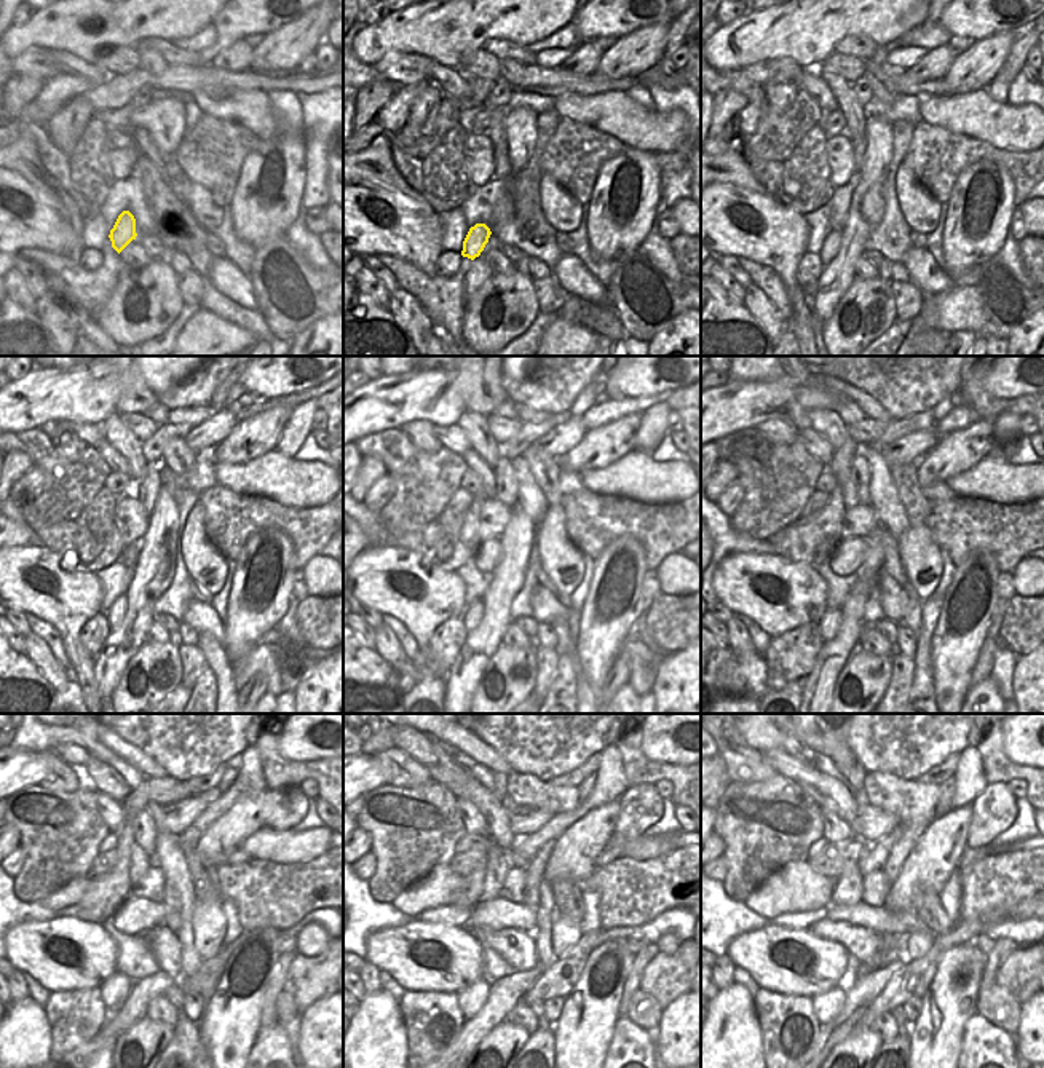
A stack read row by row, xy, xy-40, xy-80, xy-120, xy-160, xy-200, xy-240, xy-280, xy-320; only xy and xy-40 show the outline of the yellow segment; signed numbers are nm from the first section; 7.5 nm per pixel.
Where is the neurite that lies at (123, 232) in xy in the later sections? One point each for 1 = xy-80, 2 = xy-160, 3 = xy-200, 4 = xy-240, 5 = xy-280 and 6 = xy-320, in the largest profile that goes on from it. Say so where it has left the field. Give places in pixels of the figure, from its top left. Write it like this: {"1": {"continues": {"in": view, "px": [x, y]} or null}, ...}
{"1": {"continues": {"in": "xy-80", "px": [830, 246]}}, "2": {"continues": {"in": "xy-160", "px": [471, 618]}}, "3": {"continues": {"in": "xy-200", "px": [829, 624]}}, "4": {"continues": {"in": "xy-240", "px": [115, 990]}}, "5": {"continues": {"in": "xy-280", "px": [471, 1000]}}, "6": {"continues": {"in": "xy-320", "px": [827, 1006]}}}

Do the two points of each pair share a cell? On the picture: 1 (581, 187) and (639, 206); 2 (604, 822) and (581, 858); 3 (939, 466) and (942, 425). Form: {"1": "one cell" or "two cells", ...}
{"1": "two cells", "2": "one cell", "3": "two cells"}

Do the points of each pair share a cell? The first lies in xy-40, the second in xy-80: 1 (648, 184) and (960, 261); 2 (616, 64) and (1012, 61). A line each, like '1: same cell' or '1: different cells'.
1: same cell
2: different cells

